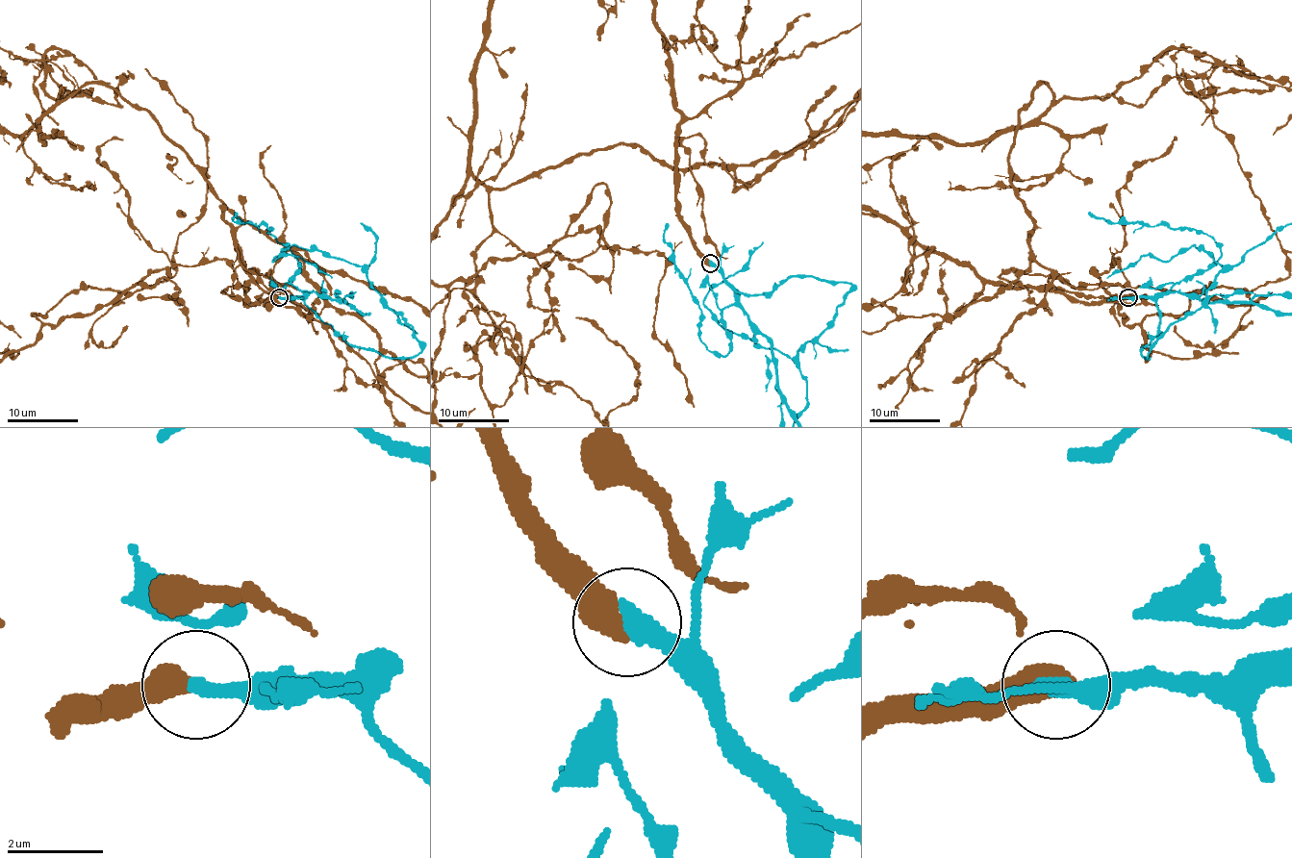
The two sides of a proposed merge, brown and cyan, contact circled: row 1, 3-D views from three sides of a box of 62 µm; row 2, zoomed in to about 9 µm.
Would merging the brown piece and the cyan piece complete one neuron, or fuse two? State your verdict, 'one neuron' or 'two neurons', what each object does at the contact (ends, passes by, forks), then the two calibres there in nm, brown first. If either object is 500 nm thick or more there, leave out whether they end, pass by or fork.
one neuron | 600/400 nm

